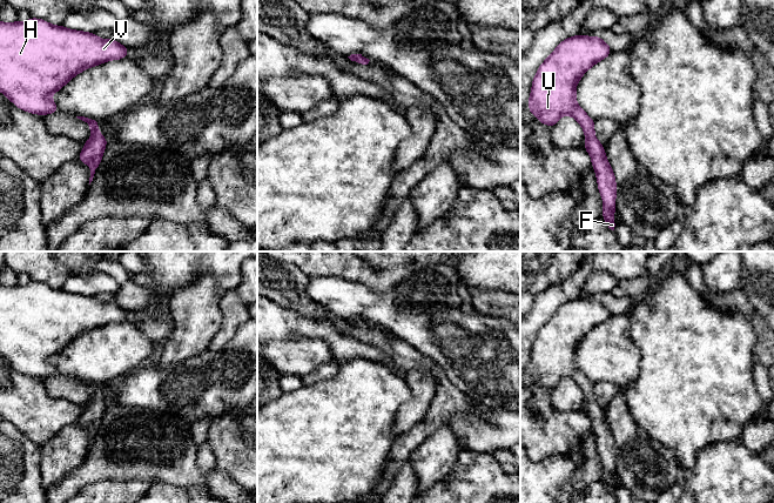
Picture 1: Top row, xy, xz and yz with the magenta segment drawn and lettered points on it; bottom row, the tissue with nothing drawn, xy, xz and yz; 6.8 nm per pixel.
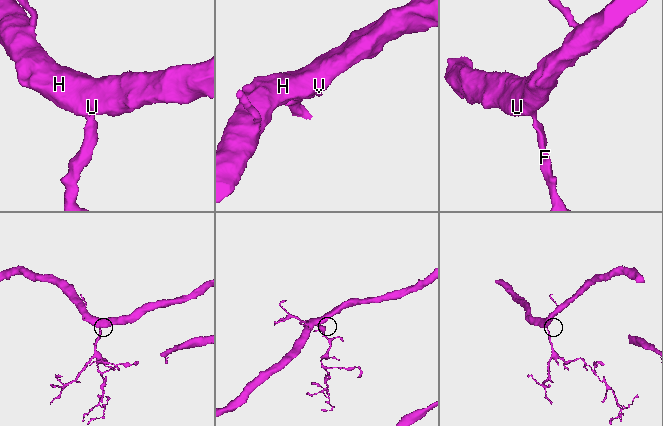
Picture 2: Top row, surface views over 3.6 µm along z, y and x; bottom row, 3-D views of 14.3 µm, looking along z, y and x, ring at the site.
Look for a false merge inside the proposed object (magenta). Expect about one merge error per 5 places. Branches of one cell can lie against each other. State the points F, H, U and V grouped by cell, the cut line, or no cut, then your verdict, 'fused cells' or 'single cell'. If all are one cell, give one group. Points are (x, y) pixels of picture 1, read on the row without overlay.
groups F H U V; cut none; single cell

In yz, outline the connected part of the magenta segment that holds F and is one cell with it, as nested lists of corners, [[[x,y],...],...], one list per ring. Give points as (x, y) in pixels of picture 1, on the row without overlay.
[[[576,299],[561,304],[539,329],[532,346],[529,374],[544,388],[554,389],[563,378],[573,380],[583,390],[598,452],[603,461],[603,482],[614,494],[617,448],[604,409],[594,401],[594,383],[577,367],[576,349],[585,335],[612,316],[604,302]]]

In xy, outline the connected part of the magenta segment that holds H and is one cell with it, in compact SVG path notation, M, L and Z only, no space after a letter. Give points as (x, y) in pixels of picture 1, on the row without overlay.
M32 281L26 286L0 284L0 355L18 371L33 377L58 375L49 361L80 335L108 323L128 320L128 311L116 303L103 303L94 296L74 294Z

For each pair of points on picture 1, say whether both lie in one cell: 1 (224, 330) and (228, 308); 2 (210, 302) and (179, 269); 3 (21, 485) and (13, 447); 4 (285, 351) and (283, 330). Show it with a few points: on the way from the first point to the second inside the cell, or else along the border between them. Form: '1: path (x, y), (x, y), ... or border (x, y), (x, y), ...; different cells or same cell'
1: path (228, 324), (228, 314); same cell
2: border (216, 277), (203, 270), (169, 299); different cells
3: path (13, 476), (13, 456); same cell
4: border (311, 337), (269, 341); different cells

